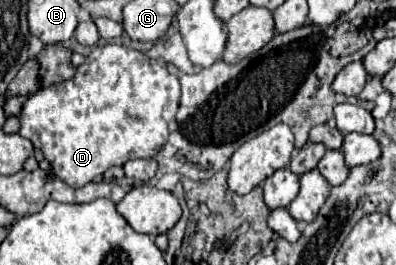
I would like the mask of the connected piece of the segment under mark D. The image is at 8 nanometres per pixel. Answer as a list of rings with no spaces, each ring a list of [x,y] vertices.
[[[118,44],[96,46],[74,78],[38,90],[30,96],[20,114],[20,136],[40,148],[50,162],[58,180],[72,188],[82,188],[94,182],[112,166],[124,166],[132,158],[152,158],[168,140],[168,126],[176,118],[180,104],[180,82],[166,70],[160,60],[154,60],[138,50]]]

